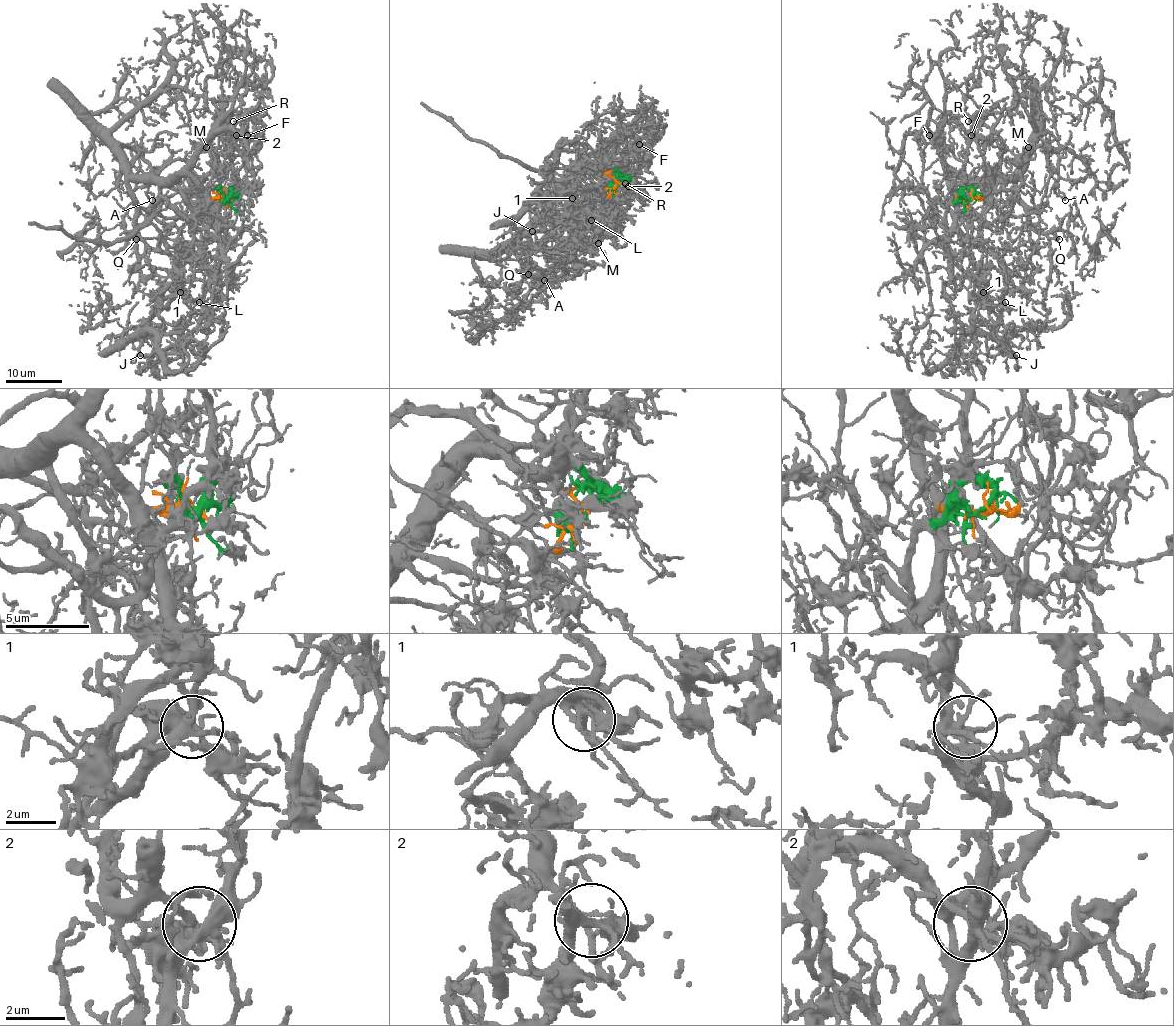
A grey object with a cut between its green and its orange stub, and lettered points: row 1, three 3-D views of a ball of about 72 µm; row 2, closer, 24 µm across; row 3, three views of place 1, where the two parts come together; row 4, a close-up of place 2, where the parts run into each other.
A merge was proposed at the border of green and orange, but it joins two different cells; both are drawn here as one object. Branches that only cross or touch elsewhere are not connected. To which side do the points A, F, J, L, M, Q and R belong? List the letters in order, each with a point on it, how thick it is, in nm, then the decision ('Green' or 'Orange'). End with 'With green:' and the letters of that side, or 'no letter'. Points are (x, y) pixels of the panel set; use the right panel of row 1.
A: Place: (1065, 200). Thickness 90 nm. Orange
F: Place: (929, 135). Thickness 200 nm. Orange
J: Place: (1016, 355). Thickness 130 nm. Green
L: Place: (1005, 302). Thickness 170 nm. Green
M: Place: (1028, 147). Thickness 140 nm. Orange
Q: Place: (1059, 239). Thickness 200 nm. Orange
R: Place: (968, 121). Thickness 120 nm. Green
With green: J, L, R

